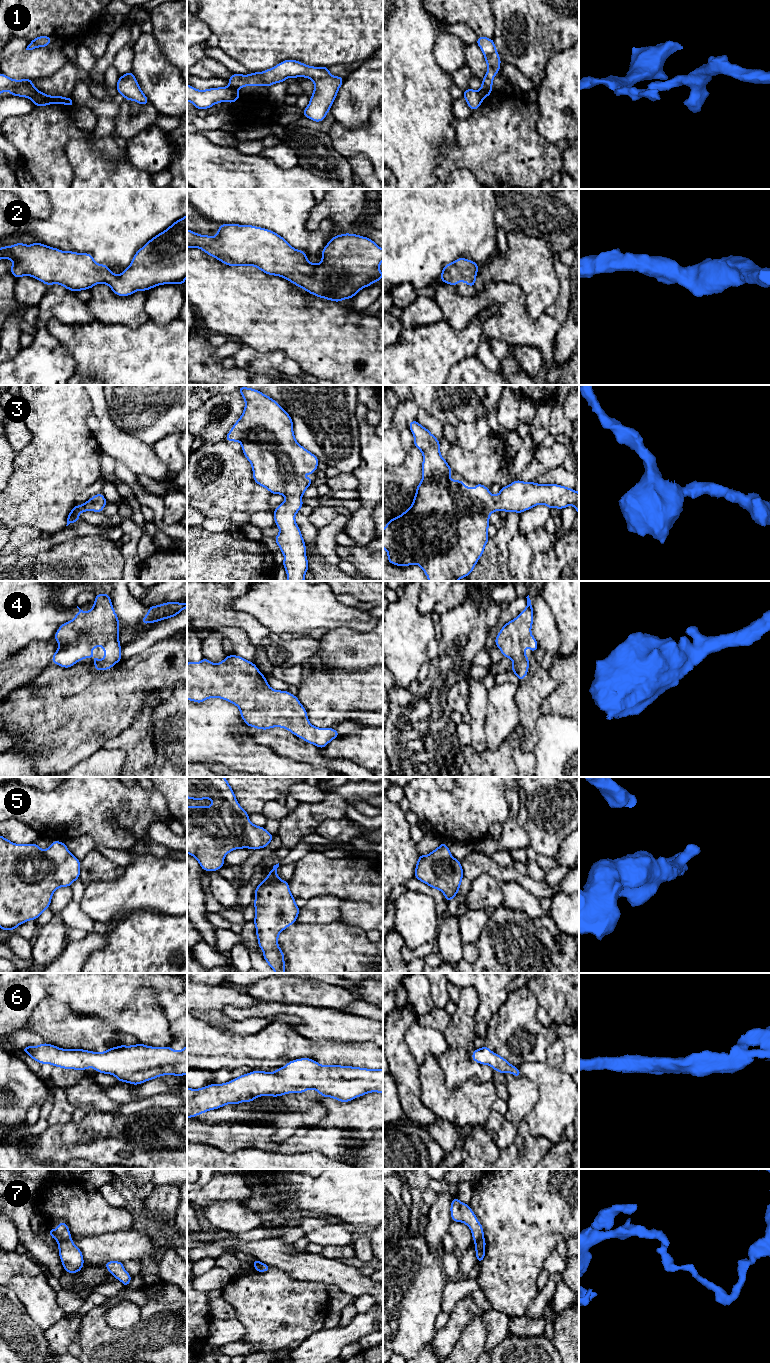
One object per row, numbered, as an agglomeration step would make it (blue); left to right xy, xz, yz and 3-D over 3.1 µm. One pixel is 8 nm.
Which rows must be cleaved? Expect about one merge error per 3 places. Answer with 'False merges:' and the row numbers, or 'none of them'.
False merges: 1, 7

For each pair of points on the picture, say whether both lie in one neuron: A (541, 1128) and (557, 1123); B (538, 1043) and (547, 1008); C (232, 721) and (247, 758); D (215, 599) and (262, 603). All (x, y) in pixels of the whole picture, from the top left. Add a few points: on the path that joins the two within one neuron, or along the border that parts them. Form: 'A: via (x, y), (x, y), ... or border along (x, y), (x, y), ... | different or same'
A: via (545, 1124), (553, 1123) | same
B: border along (537, 1000), (537, 1017), (546, 1026), (553, 1027) | different
C: via (226, 730), (226, 737), (238, 749) | same
D: border along (247, 591), (234, 597), (231, 607), (249, 615) | different

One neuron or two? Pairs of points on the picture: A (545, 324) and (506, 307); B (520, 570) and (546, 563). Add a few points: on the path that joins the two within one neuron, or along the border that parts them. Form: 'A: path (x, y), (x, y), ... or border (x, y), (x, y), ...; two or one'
A: path (535, 324), (523, 324), (516, 317); one
B: border (533, 552), (529, 570); two

